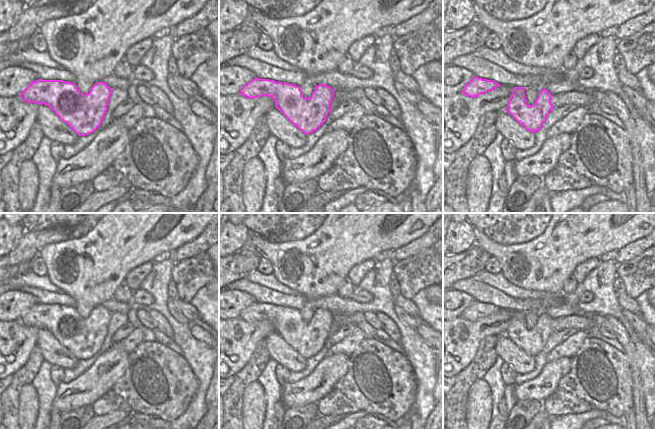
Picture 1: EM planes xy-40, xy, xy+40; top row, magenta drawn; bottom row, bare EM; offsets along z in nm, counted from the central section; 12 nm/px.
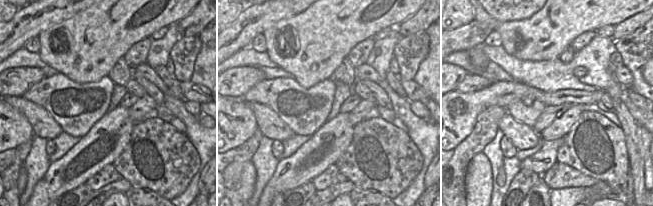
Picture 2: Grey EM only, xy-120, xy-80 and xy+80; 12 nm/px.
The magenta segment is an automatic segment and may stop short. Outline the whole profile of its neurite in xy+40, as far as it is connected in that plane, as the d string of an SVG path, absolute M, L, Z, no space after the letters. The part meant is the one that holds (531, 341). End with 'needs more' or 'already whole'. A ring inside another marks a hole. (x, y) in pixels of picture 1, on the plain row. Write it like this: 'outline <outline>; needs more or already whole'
outline M514 311L505 335L527 355L535 357L542 352L547 339L554 332L551 322L552 318L543 313L538 316L535 327L528 329L524 319L524 312Z; already whole

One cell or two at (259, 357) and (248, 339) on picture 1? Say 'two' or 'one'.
two

